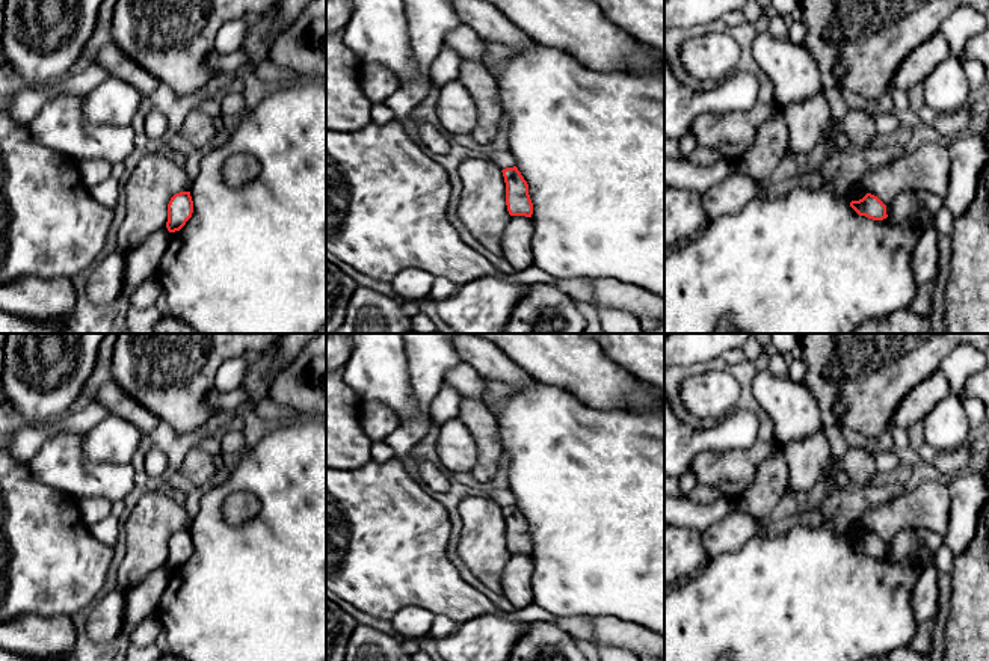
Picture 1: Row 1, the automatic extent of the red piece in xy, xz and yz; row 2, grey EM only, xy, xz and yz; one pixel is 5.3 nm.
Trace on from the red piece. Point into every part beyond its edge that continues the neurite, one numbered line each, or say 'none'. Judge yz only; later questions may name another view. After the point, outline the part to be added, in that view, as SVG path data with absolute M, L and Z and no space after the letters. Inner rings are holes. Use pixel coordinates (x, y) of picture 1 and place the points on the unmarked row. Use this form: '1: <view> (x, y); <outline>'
none

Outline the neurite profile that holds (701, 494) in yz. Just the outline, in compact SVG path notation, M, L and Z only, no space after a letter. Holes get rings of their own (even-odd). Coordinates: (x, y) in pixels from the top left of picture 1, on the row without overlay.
M698 483L687 498L698 504L713 504L719 497L717 489Z

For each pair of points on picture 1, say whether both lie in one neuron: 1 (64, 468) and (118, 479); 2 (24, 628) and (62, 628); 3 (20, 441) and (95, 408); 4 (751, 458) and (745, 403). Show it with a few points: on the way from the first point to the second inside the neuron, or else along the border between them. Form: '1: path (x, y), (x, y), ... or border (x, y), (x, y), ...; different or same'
1: path (77, 476), (82, 479), (104, 479); same
2: path (33, 628), (53, 628); same
3: path (38, 435), (44, 430), (77, 421); same
4: path (764, 442), (764, 418), (760, 412); same

